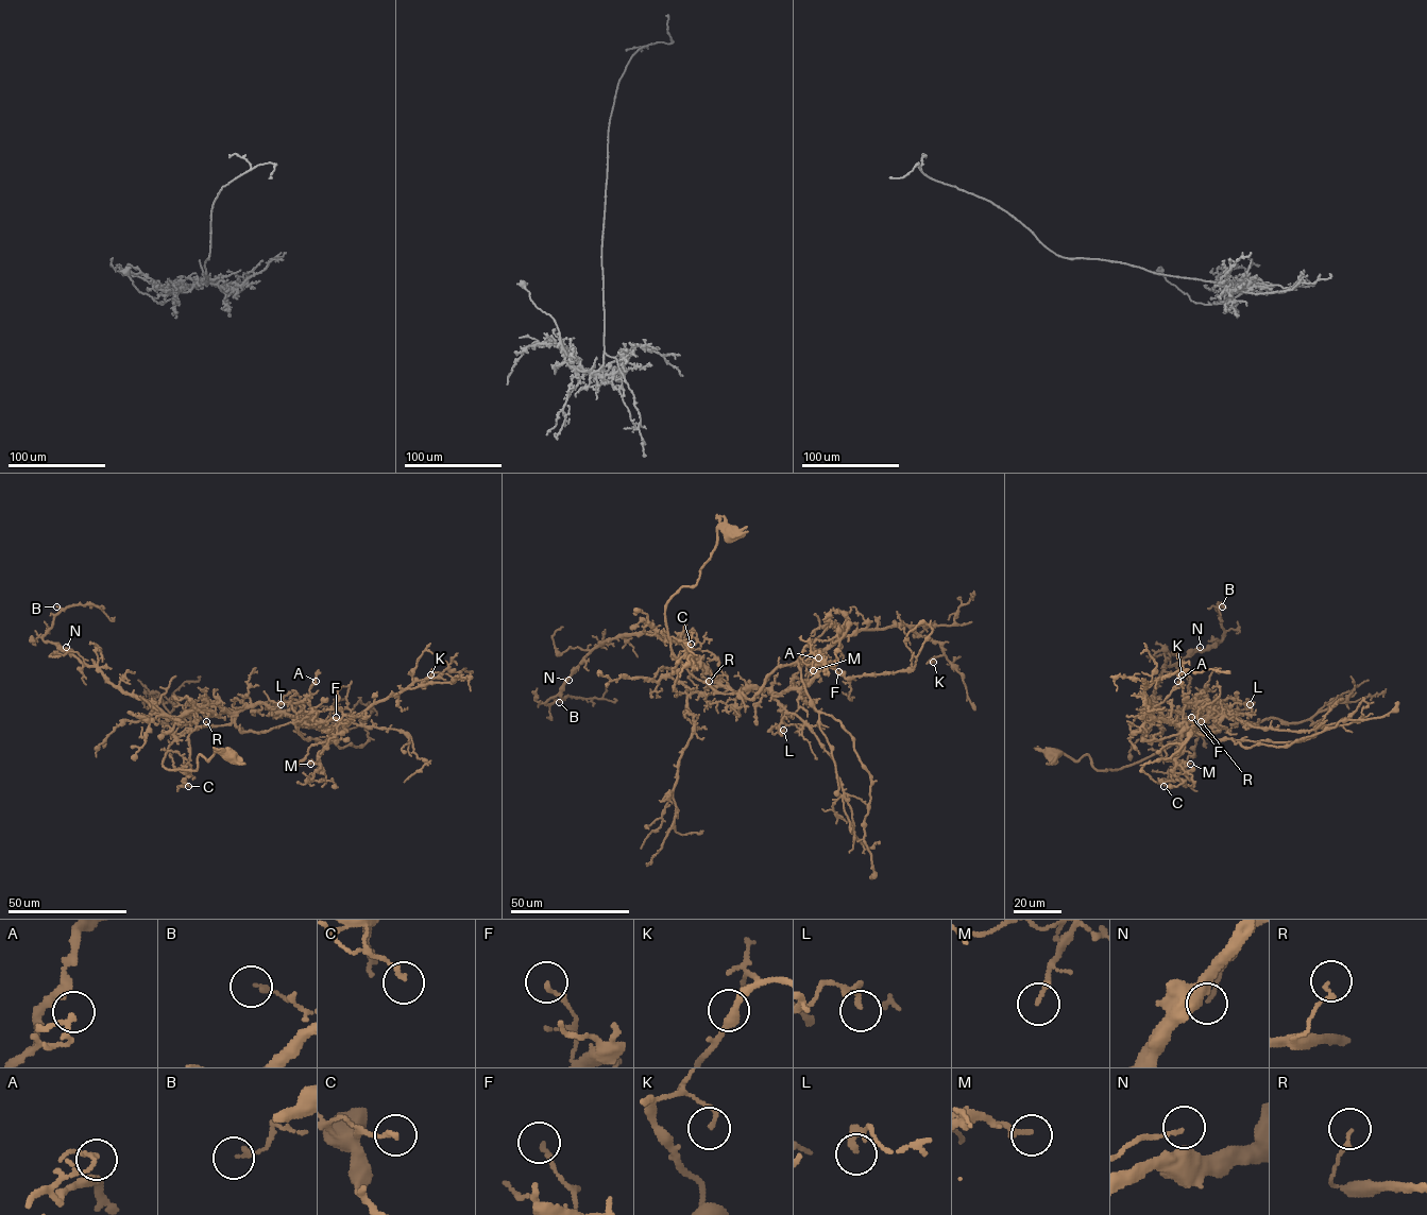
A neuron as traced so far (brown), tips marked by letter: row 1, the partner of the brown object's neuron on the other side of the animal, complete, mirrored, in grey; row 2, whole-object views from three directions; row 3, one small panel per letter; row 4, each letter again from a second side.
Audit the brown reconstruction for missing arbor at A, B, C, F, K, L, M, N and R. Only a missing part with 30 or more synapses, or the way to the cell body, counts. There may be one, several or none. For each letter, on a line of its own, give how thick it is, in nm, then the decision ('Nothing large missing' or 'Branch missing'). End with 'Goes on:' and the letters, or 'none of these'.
A: Thickness 140 nm. Nothing large missing
B: Thickness 160 nm. Nothing large missing
C: Thickness 160 nm. Nothing large missing
F: Thickness 170 nm. Nothing large missing
K: Thickness 150 nm. Nothing large missing
L: Thickness 220 nm. Nothing large missing
M: Thickness 190 nm. Nothing large missing
N: Thickness 130 nm. Nothing large missing
R: Thickness 150 nm. Nothing large missing
Goes on: none of these

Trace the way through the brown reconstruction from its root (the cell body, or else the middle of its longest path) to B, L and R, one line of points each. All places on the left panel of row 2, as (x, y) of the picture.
B: (227, 755), (167, 769), (173, 740), (232, 715), (202, 705), (171, 717), (123, 694), (43, 639), (56, 606)
L: (227, 755), (200, 754), (196, 770), (163, 765), (183, 734), (281, 704)
R: (227, 755), (215, 750), (207, 760), (200, 754), (196, 770), (163, 765), (169, 745), (206, 721)

